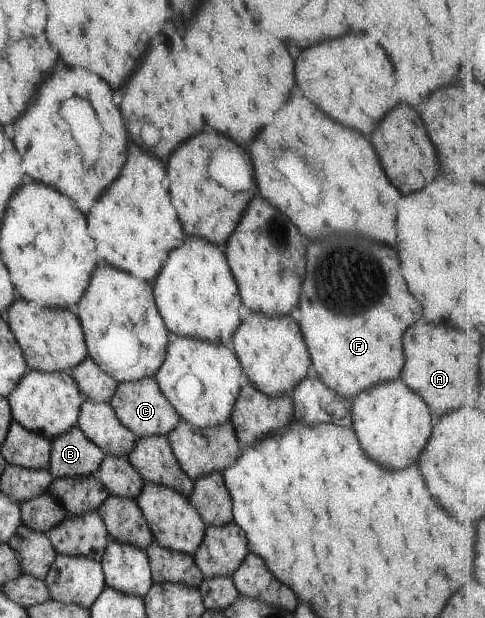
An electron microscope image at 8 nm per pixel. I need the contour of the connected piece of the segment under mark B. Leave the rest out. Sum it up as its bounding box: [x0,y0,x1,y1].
[48,425,103,478]

